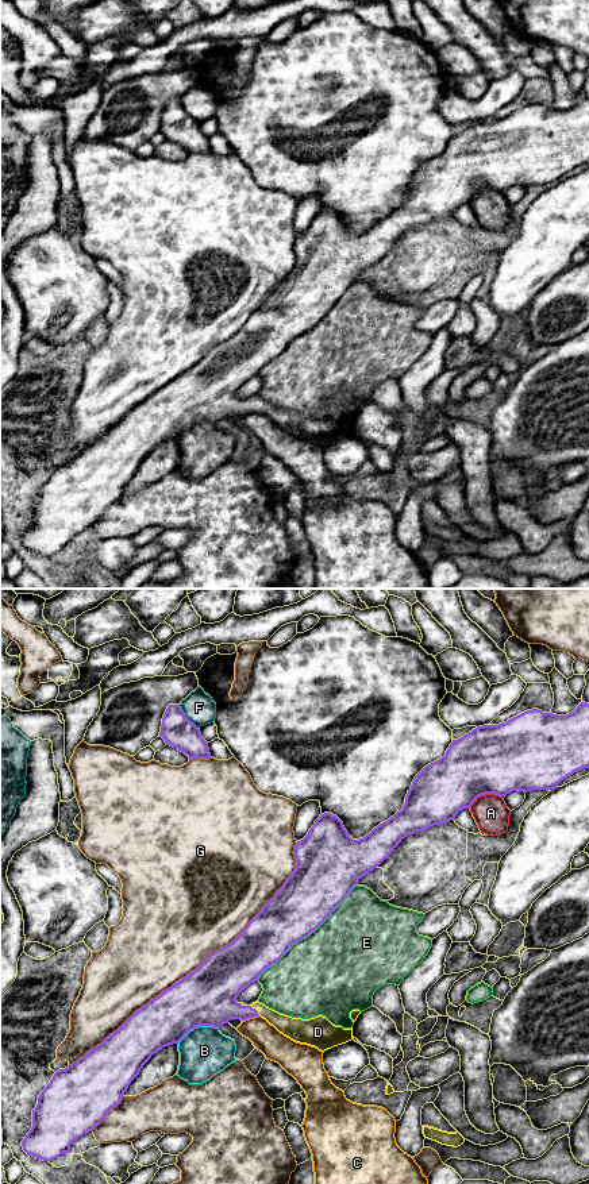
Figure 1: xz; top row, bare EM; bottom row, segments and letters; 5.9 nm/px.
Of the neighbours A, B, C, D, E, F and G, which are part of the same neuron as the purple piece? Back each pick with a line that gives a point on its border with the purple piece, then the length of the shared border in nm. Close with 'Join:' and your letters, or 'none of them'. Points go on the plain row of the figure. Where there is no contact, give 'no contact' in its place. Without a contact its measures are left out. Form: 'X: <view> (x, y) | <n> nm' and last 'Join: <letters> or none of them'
D: xz (255, 405) | 80 nm
Join: D

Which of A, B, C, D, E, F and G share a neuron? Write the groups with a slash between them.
A / B / C / D / E / F / G

